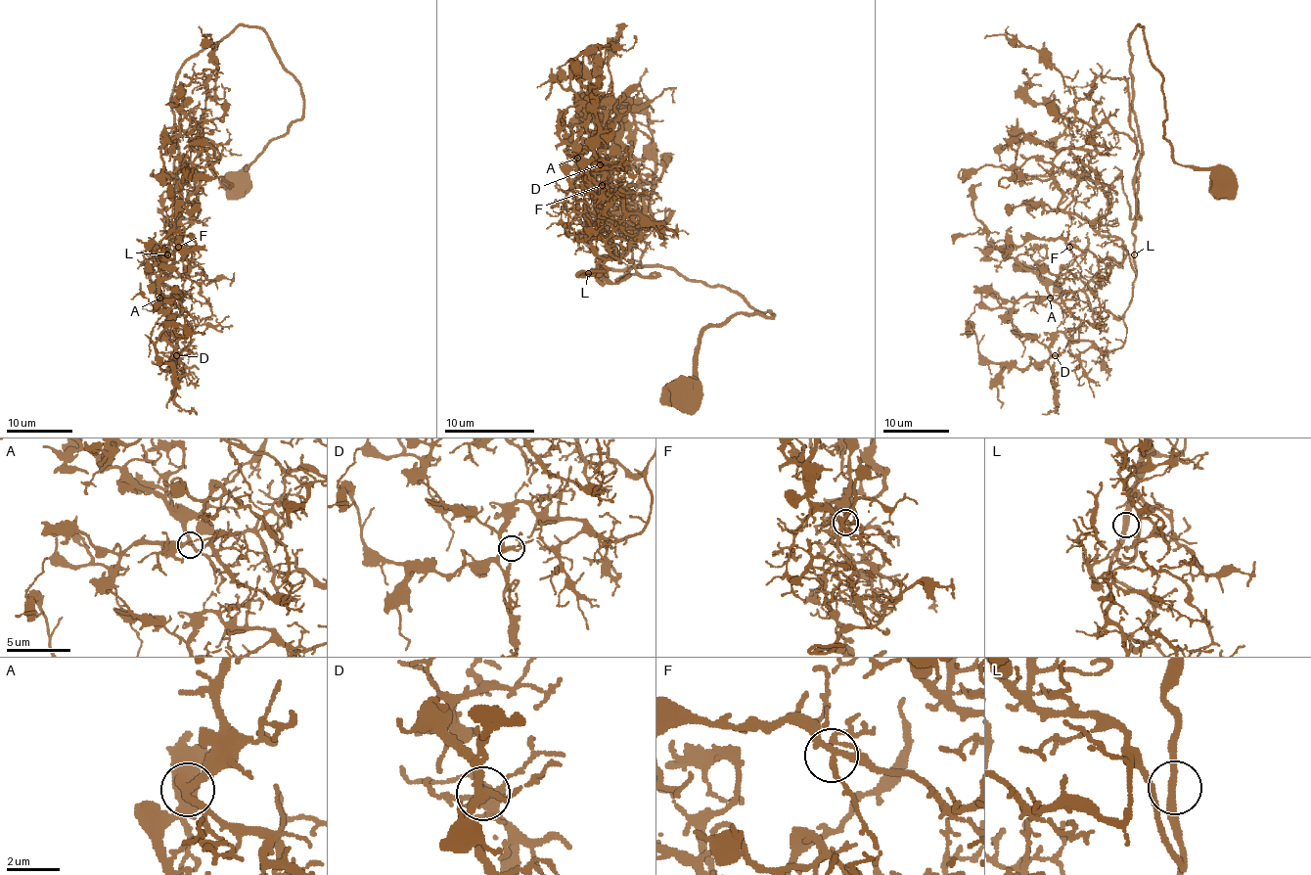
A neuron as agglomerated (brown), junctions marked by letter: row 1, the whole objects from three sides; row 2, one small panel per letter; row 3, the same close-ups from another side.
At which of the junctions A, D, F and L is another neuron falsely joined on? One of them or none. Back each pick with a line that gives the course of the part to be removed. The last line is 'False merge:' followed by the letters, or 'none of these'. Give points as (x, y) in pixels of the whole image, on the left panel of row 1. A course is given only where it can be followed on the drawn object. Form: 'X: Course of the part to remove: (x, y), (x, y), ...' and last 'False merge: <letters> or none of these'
False merge: none of these

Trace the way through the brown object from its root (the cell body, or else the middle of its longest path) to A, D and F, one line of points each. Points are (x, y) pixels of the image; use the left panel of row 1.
A: (236, 184), (303, 108), (250, 25), (176, 78), (180, 202), (159, 278), (180, 312), (157, 285), (159, 298)
D: (236, 184), (303, 108), (250, 25), (171, 96), (176, 355)
F: (236, 184), (303, 108), (250, 25), (176, 78), (164, 273), (178, 248), (191, 259), (178, 247)

